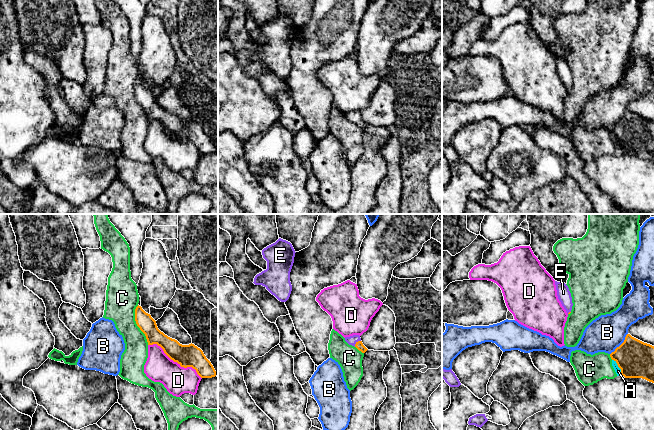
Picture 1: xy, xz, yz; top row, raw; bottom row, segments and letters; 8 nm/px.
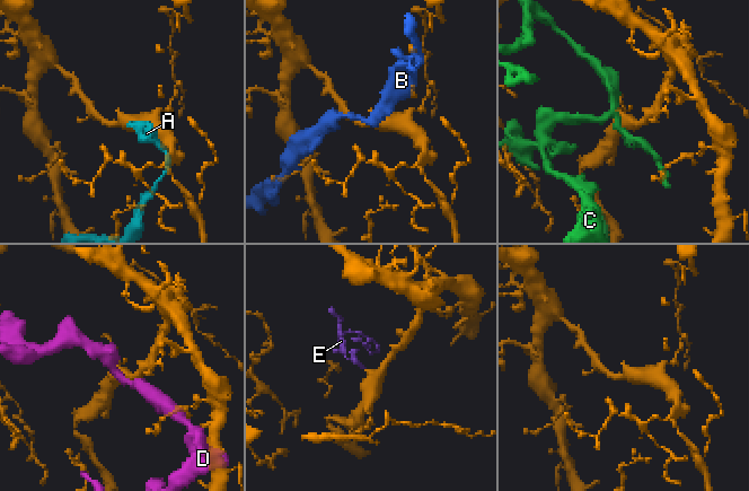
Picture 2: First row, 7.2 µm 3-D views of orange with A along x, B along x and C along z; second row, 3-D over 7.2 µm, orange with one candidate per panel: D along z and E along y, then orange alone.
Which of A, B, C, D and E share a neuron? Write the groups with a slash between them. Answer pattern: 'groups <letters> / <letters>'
groups A / B / C / D / E

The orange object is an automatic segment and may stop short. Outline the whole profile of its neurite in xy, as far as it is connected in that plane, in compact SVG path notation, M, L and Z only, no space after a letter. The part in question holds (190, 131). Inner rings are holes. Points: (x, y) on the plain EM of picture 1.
M141 82L135 85L135 97L140 106L145 110L148 121L157 120L164 129L181 143L192 143L201 154L212 154L216 147L203 127L194 120L182 121L161 108L156 97L146 89Z

